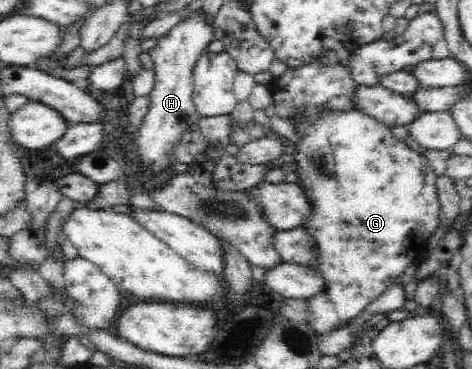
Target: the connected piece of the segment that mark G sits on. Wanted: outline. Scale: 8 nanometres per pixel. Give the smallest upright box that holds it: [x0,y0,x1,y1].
[290,109,441,338]

